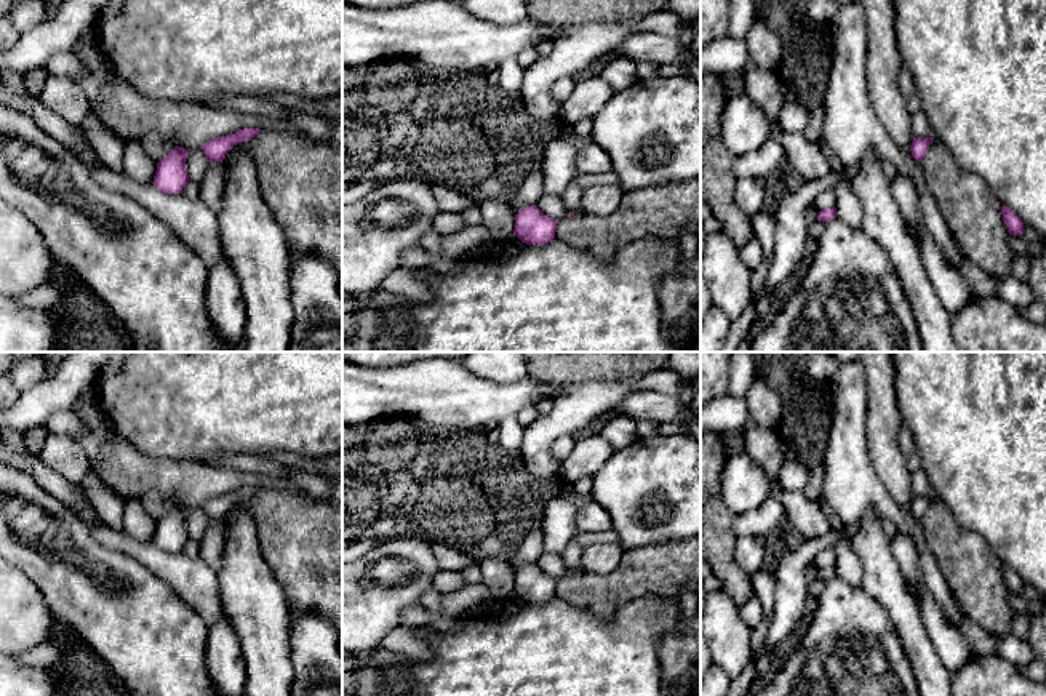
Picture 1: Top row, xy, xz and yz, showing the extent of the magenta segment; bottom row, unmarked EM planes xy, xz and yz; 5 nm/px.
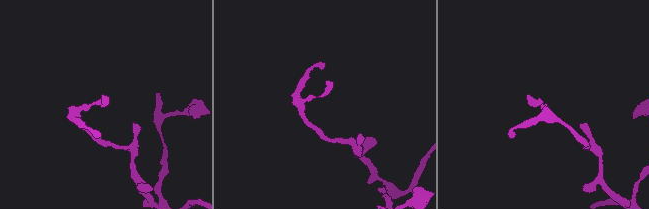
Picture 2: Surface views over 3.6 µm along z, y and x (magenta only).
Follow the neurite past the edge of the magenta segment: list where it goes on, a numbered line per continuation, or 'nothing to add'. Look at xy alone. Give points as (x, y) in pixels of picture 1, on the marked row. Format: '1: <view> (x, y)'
nothing to add

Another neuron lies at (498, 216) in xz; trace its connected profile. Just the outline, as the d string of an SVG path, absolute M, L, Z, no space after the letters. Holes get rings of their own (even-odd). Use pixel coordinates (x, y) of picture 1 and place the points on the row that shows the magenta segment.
M485 197L480 202L483 224L489 229L494 240L505 240L513 235L515 213L507 198Z

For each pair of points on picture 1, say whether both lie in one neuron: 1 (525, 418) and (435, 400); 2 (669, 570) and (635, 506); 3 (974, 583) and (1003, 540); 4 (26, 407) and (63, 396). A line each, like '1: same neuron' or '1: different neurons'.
1: different neurons
2: different neurons
3: different neurons
4: same neuron

